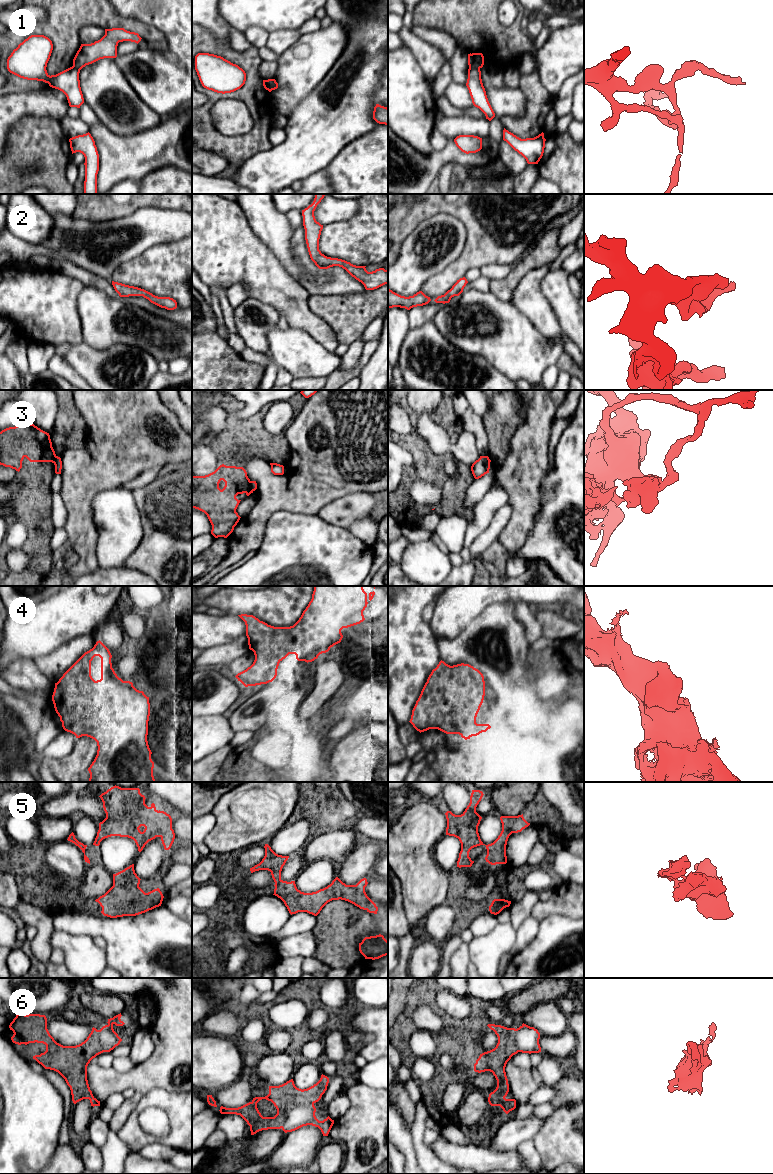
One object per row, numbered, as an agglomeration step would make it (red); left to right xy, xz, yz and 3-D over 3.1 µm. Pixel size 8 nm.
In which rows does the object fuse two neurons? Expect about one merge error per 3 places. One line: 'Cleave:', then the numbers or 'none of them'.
Cleave: 1, 3

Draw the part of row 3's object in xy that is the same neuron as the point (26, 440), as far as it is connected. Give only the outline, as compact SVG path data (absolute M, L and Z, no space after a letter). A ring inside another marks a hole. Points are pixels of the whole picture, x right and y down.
M21 424L2 430L0 432L0 465L10 467L19 472L25 457L30 462L54 463L57 456L52 447L49 433L34 424Z

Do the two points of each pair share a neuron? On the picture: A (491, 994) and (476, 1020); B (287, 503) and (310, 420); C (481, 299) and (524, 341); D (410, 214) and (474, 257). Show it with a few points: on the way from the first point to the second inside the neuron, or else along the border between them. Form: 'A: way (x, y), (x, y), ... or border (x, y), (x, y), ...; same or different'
A: border (468, 996), (481, 999), (486, 1004); different
B: way (304, 482), (304, 441); same
C: way (492, 310), (513, 331); same
D: way (434, 207), (458, 209), (474, 225), (474, 233); same

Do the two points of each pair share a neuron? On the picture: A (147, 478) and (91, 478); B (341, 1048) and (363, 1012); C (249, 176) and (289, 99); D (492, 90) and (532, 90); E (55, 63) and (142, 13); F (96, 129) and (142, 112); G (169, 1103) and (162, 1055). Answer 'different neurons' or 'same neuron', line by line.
A: different neurons
B: different neurons
C: different neurons
D: different neurons
E: different neurons
F: different neurons
G: different neurons

